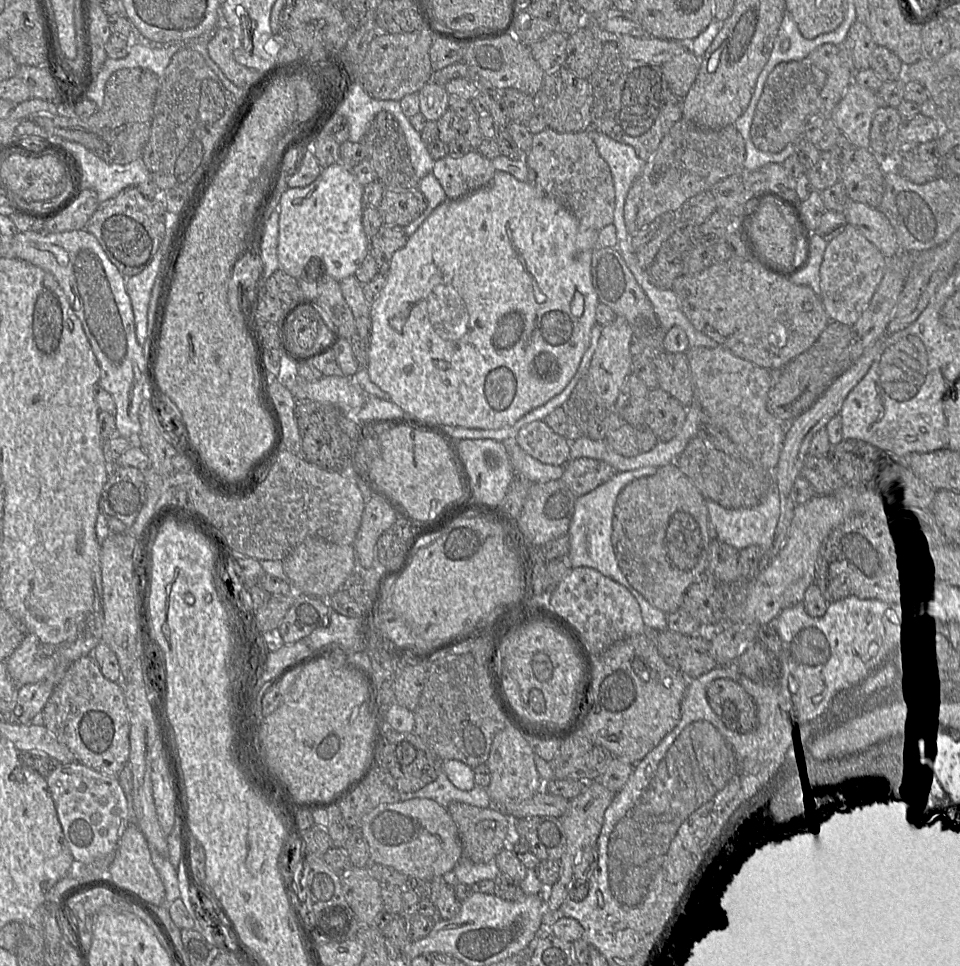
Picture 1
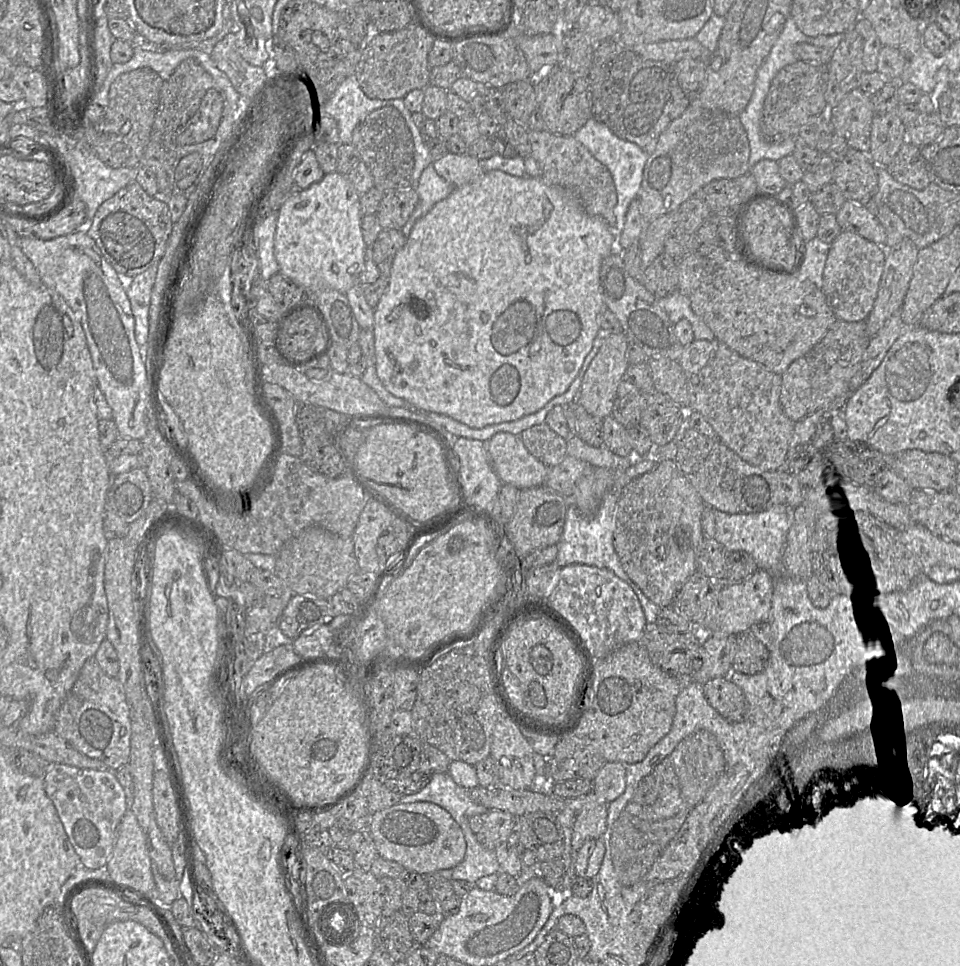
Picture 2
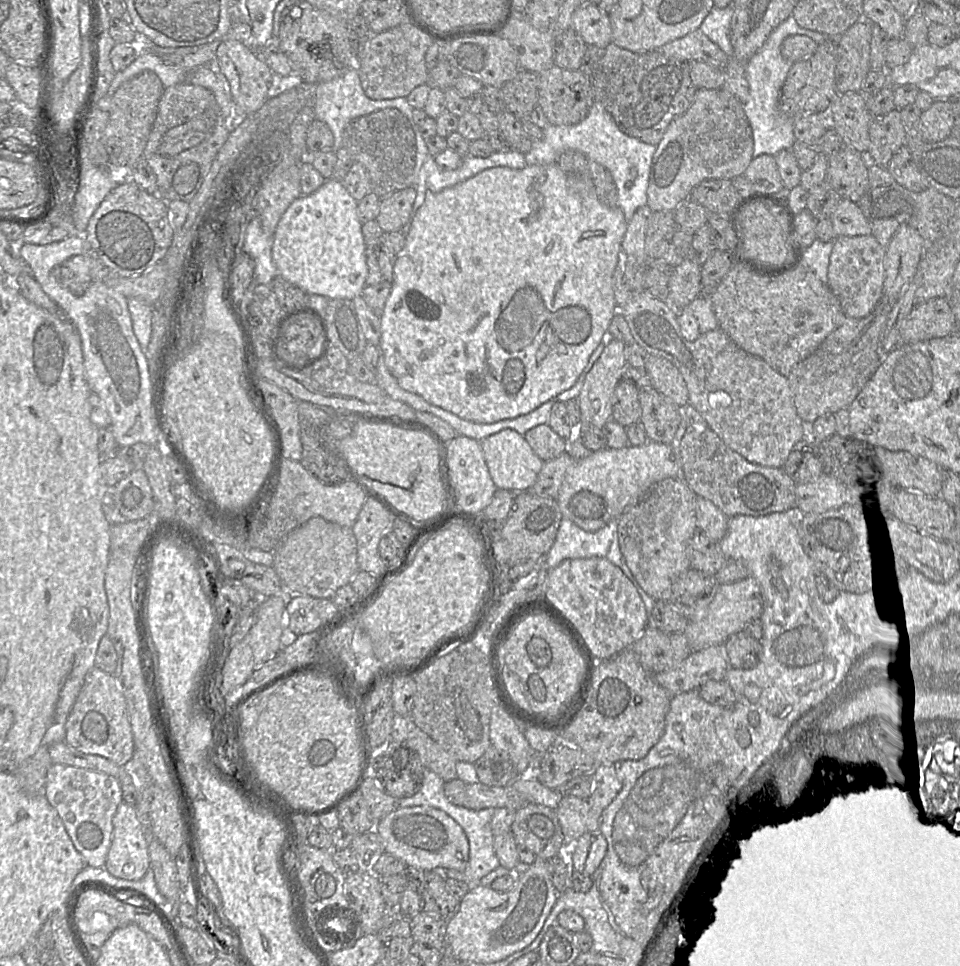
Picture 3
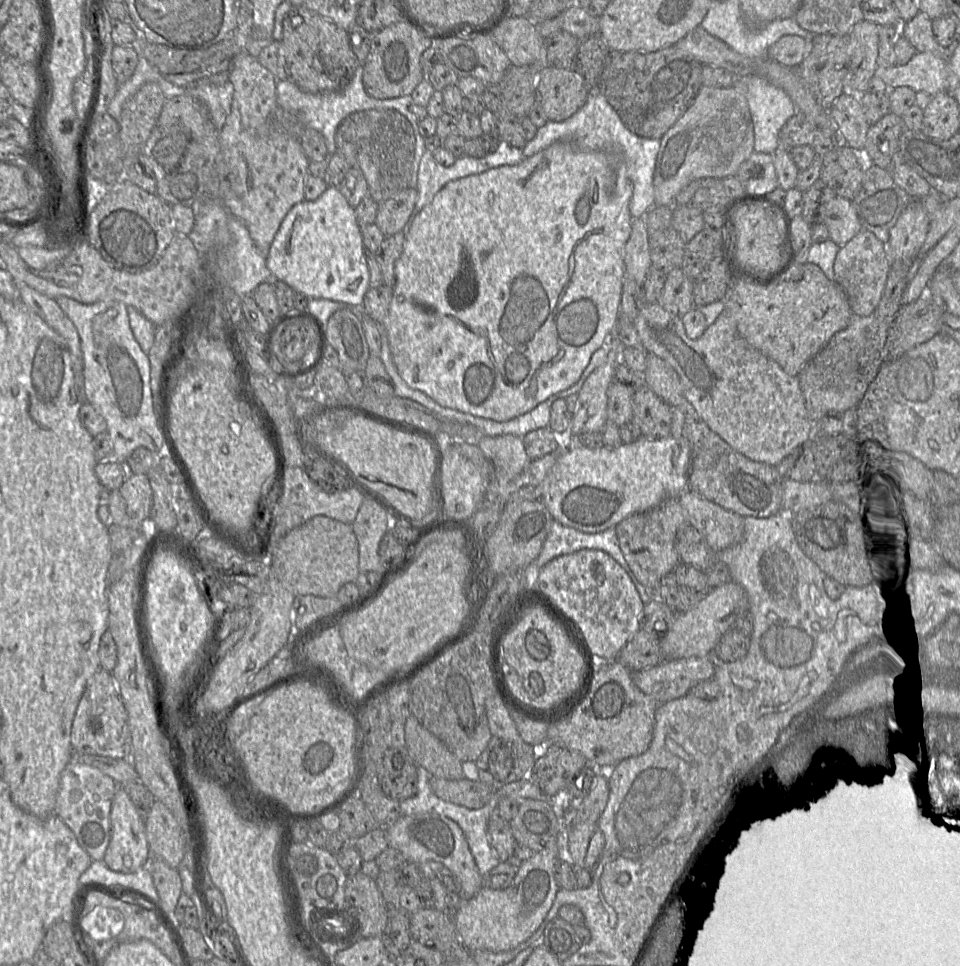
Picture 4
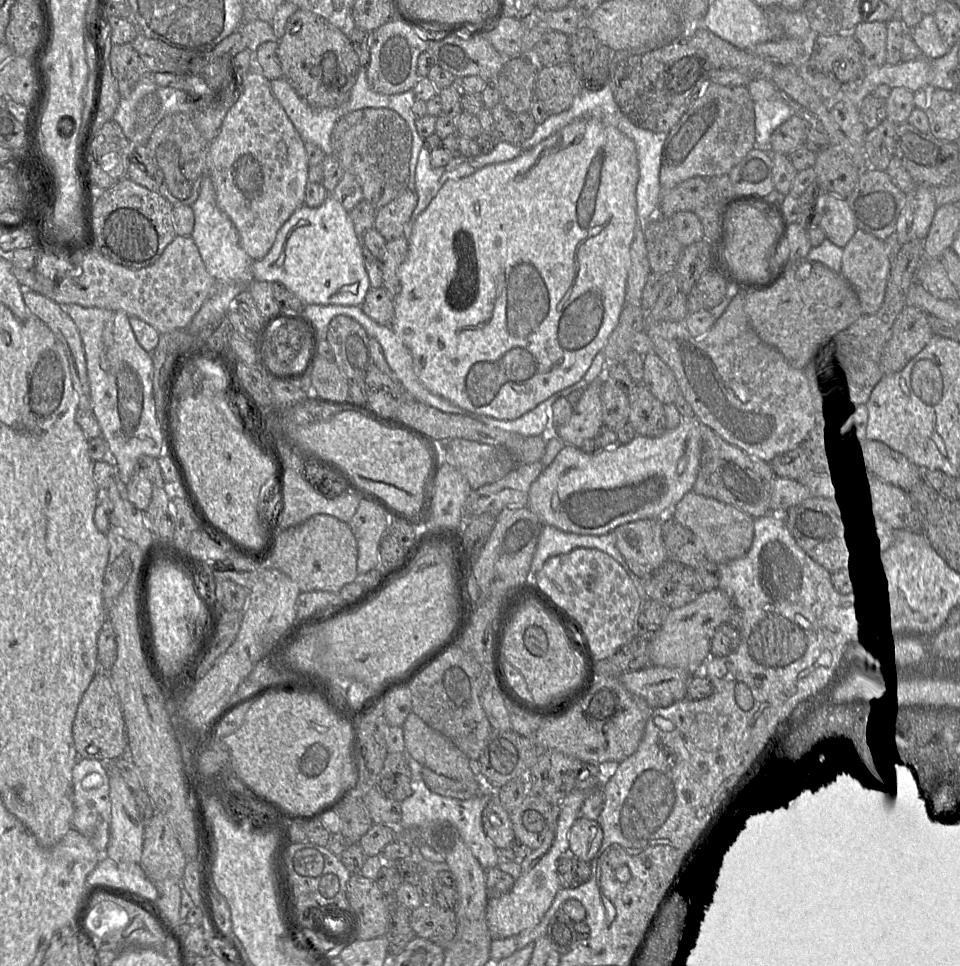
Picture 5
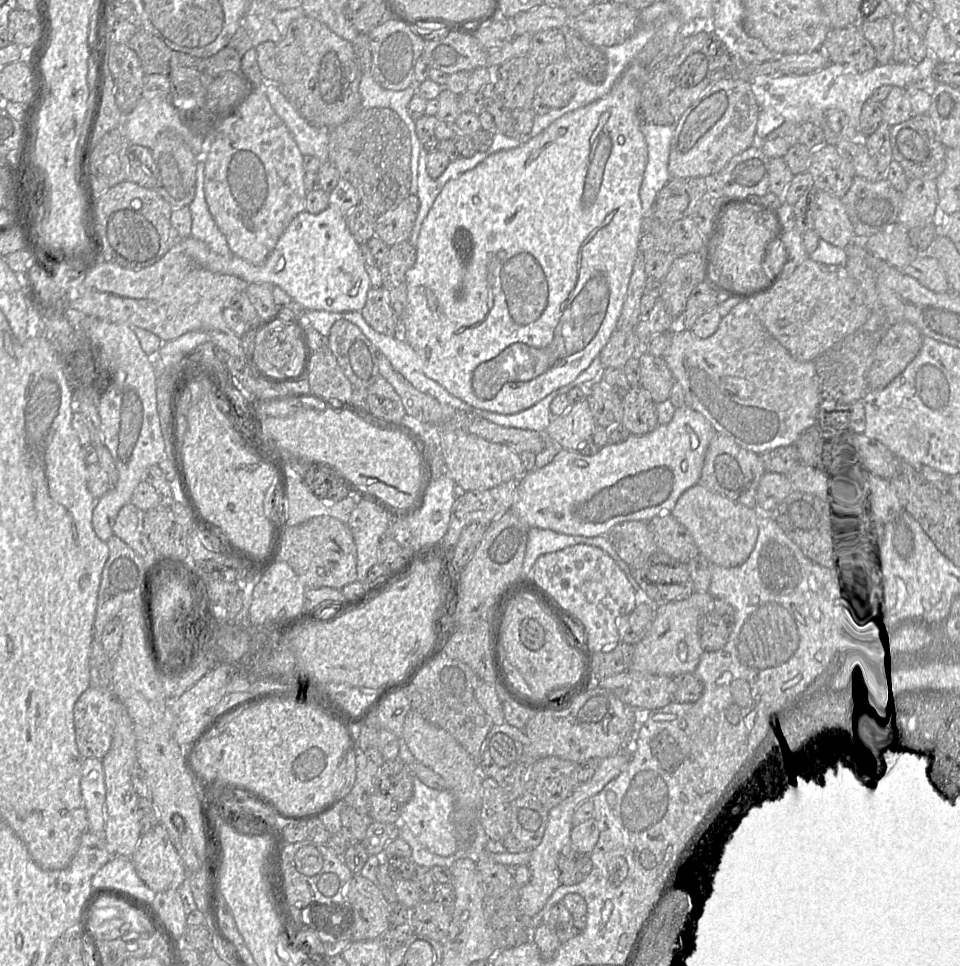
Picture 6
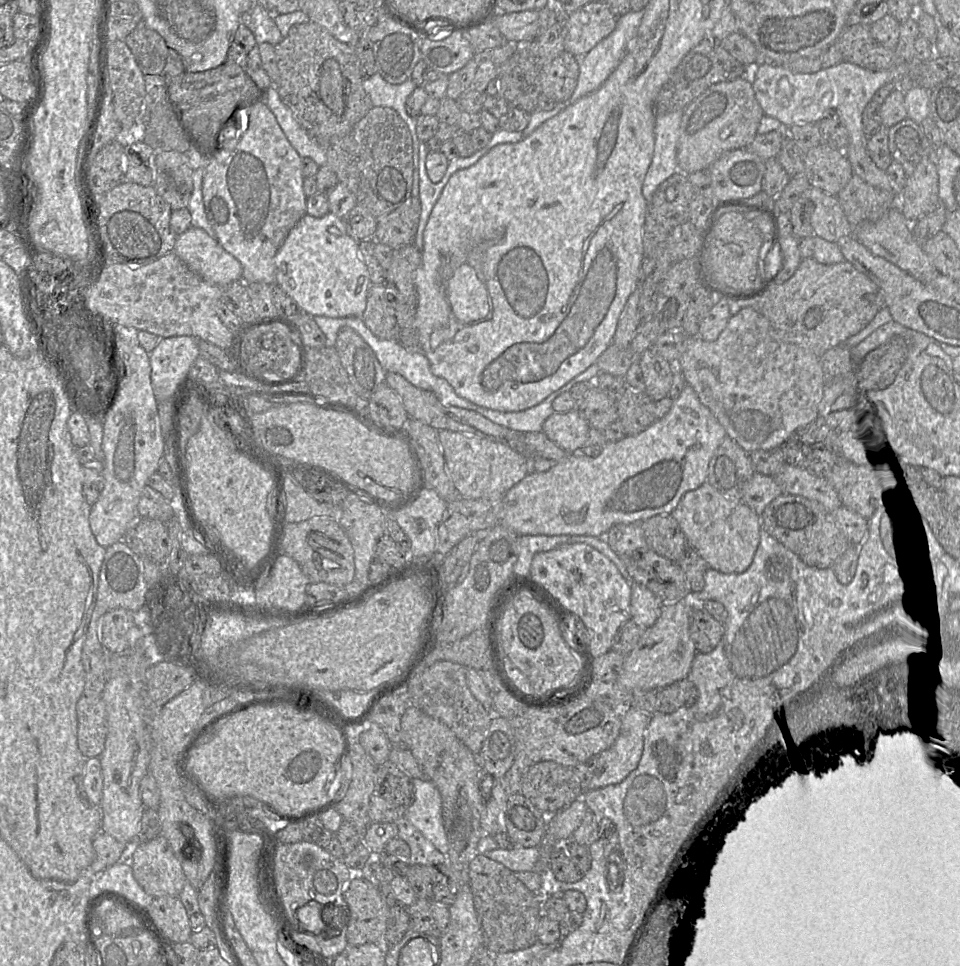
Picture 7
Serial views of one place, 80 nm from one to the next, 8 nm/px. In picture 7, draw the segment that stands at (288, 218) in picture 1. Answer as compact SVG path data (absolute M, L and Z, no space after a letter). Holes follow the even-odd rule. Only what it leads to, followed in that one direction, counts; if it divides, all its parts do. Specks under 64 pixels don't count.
M331 212L320 218L304 215L284 239L274 264L275 284L296 302L301 312L329 318L362 317L371 285L369 273L359 253L359 242L348 235L341 218ZM190 227L177 237L173 251L190 270L205 281L219 287L227 287L235 281L242 281L242 265L203 229Z

